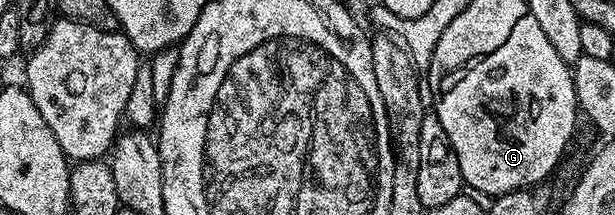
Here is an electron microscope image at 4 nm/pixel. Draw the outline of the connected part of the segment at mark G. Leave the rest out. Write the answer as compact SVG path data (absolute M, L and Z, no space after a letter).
M537 18L525 19L517 25L516 33L511 40L487 60L487 64L479 64L451 96L439 96L439 105L433 108L441 126L445 126L445 134L449 134L449 142L453 150L465 150L465 122L468 115L485 118L484 124L477 124L478 132L474 146L471 147L471 168L463 171L463 183L468 189L476 188L491 198L498 198L519 189L530 189L544 183L546 176L559 164L571 135L575 132L575 116L577 117L577 101L575 98L575 77L572 69L553 50L553 42L545 38L545 30L537 23Z

